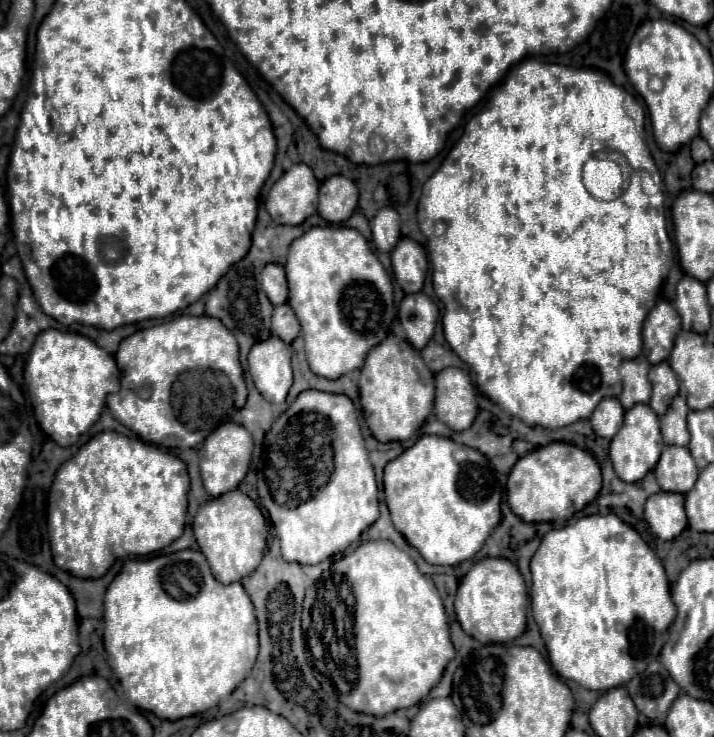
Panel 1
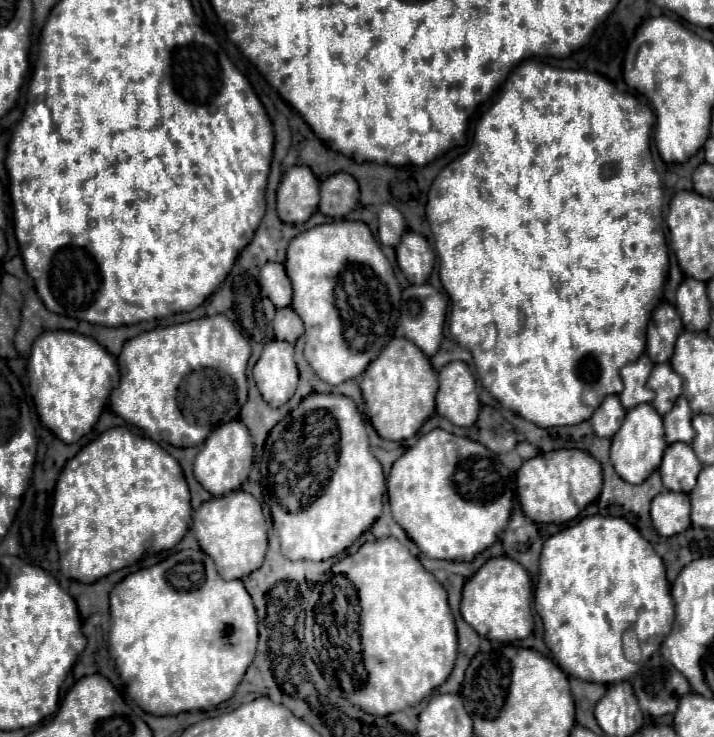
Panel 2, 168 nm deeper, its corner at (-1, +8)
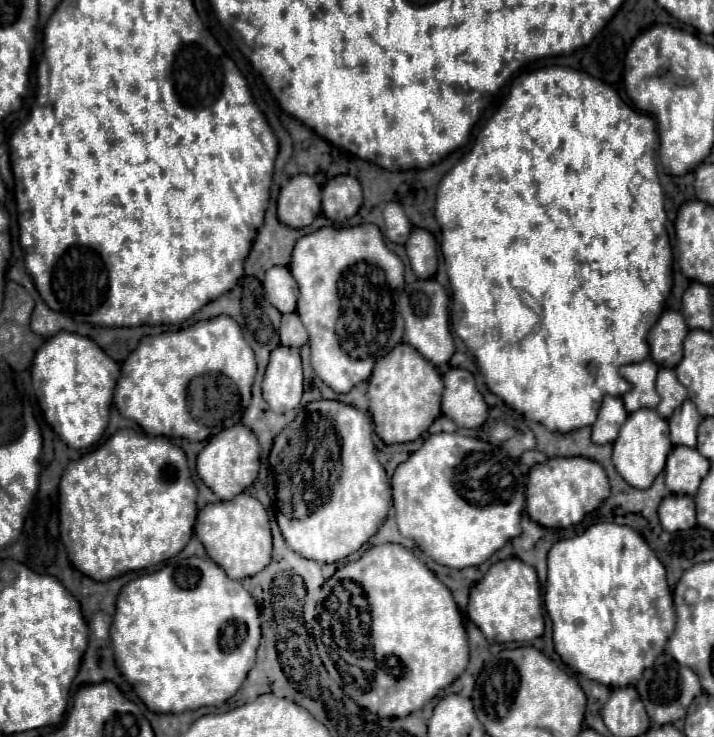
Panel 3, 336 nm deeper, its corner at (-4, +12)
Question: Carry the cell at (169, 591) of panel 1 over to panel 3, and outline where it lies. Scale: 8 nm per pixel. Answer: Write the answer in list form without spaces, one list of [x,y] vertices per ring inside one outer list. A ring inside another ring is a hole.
[[[190,556],[138,576],[120,590],[110,638],[118,670],[128,676],[126,680],[146,708],[158,714],[176,714],[200,706],[220,706],[238,692],[256,660],[260,618],[254,598],[238,580],[228,578],[208,556]]]

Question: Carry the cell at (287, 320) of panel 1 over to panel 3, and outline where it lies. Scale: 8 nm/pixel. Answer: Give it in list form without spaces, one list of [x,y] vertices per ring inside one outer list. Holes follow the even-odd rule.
[[[290,312],[290,314],[282,316],[280,342],[282,342],[282,346],[296,346],[296,348],[300,348],[308,342],[308,332],[306,332],[306,328],[300,322],[296,312]]]

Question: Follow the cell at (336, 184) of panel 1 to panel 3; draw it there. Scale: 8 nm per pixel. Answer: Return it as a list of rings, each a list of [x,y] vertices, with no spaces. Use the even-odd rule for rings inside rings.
[[[334,176],[322,188],[322,212],[330,220],[346,220],[358,212],[362,204],[362,186],[354,176]]]

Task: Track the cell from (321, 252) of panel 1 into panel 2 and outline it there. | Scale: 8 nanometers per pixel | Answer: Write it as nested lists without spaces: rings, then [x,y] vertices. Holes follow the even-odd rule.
[[[335,220],[331,224],[309,228],[291,240],[287,248],[285,270],[293,284],[291,308],[305,324],[305,358],[309,366],[323,382],[333,386],[357,378],[391,342],[395,328],[399,326],[401,288],[393,266],[381,252],[381,246],[373,238],[371,230],[365,222],[349,220]]]

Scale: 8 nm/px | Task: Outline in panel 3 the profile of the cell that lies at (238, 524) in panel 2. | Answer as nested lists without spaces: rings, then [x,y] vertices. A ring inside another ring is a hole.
[[[242,492],[234,500],[228,500],[228,502],[206,504],[198,512],[194,532],[198,540],[204,544],[206,554],[234,580],[254,576],[262,568],[266,568],[266,564],[270,564],[272,534],[270,534],[268,512],[248,492]]]

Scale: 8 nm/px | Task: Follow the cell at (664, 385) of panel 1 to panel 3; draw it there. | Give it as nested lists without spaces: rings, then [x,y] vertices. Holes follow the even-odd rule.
[[[660,368],[658,370],[656,390],[660,394],[660,404],[658,404],[656,410],[664,418],[670,418],[674,408],[678,408],[688,396],[688,390],[682,388],[682,384],[678,384],[674,368]]]

